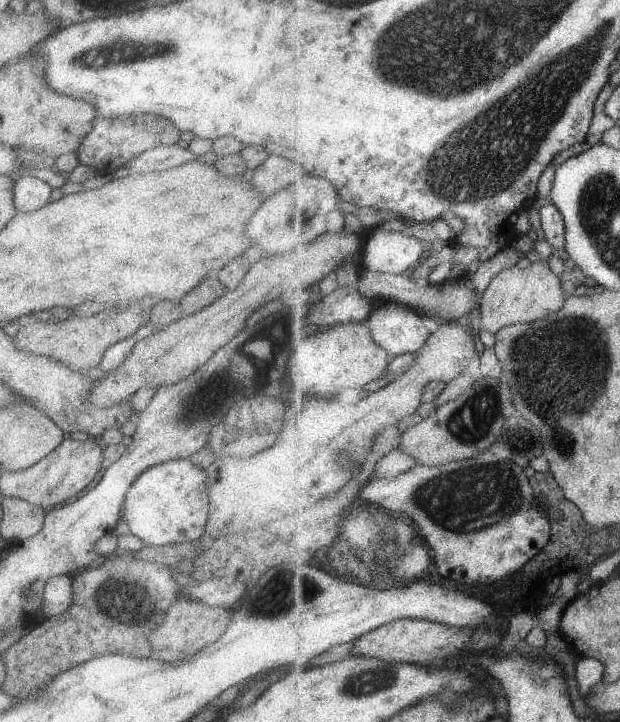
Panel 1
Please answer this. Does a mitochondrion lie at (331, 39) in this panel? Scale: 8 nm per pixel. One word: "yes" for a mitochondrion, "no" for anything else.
no

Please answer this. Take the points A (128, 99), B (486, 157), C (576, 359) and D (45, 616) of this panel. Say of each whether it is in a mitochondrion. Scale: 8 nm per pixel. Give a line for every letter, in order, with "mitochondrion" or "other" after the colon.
A: other
B: mitochondrion
C: mitochondrion
D: other

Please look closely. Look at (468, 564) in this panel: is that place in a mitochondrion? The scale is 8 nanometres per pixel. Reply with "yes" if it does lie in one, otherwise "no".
no

